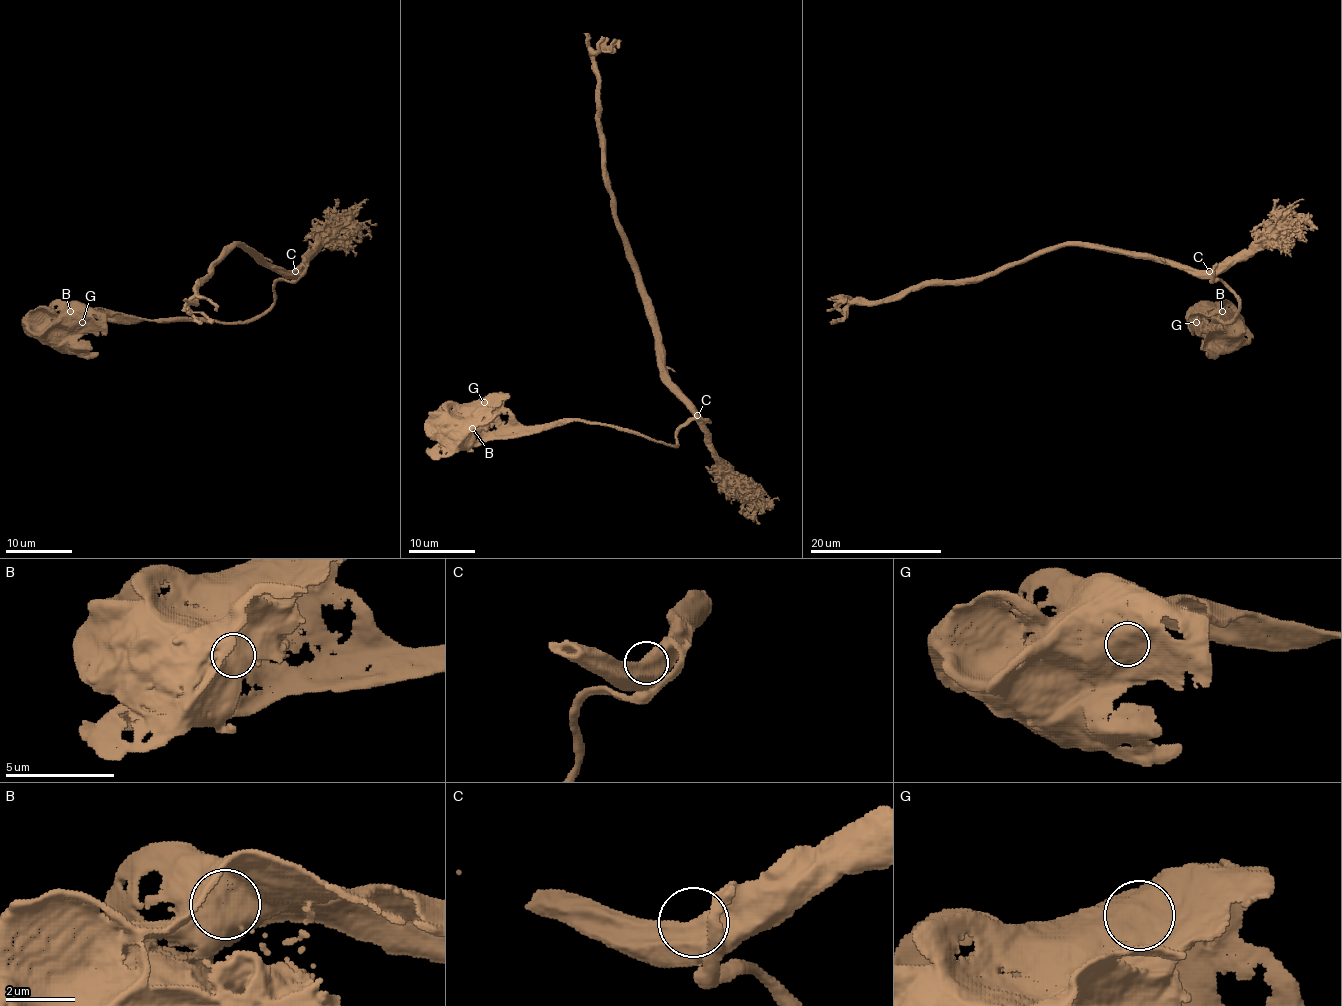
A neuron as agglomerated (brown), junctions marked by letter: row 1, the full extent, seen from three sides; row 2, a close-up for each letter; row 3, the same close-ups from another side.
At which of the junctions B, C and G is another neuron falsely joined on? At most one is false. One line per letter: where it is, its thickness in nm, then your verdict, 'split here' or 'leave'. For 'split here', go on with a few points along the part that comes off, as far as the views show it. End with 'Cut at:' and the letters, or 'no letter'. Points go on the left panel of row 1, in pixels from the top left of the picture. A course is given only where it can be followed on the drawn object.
B: at (70, 311); 750 nm thick; leave
C: at (295, 271); 800 nm thick; leave
G: at (82, 322); 700 nm thick; leave
Cut at: no letter

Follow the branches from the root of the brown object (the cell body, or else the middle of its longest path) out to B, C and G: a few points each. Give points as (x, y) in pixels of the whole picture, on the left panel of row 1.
B: (55, 338), (55, 327), (70, 310)
C: (55, 338), (75, 314), (244, 322), (267, 310), (273, 286), (295, 271)
G: (55, 338), (59, 343), (82, 322)

